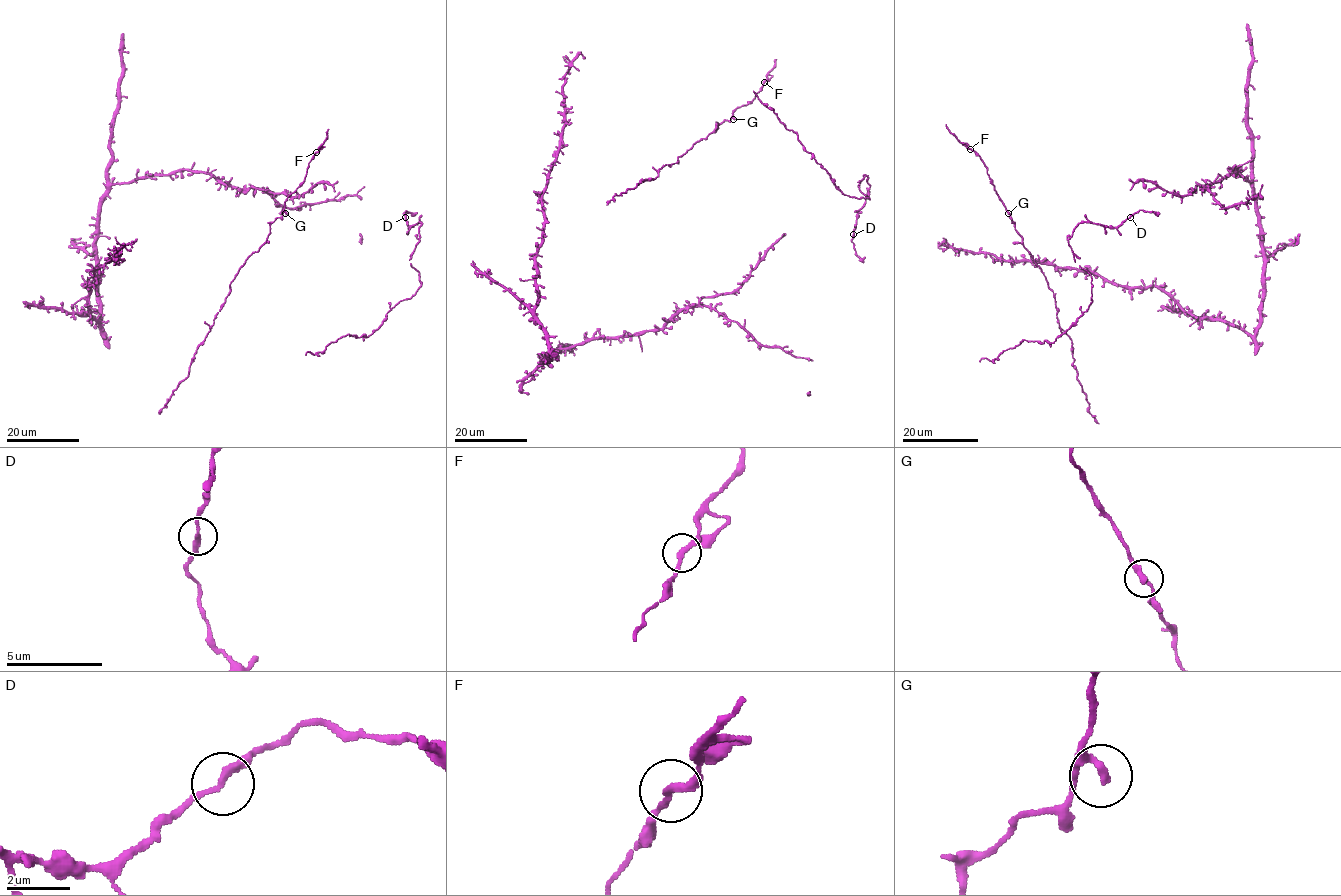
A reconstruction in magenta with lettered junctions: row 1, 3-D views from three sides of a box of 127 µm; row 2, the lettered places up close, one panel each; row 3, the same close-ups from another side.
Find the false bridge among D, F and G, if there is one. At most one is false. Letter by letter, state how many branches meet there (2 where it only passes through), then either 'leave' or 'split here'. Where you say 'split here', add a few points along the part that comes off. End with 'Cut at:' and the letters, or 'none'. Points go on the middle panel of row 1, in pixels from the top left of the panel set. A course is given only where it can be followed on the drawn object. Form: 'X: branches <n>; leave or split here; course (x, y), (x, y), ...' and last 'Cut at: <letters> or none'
D: branches 2; leave
F: branches 2; leave
G: branches 2; leave
Cut at: none

